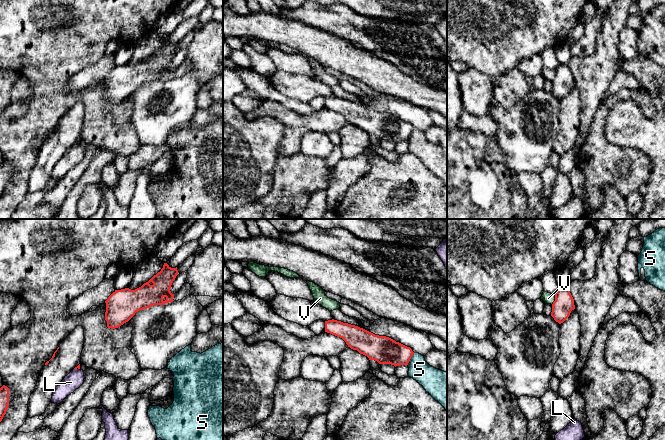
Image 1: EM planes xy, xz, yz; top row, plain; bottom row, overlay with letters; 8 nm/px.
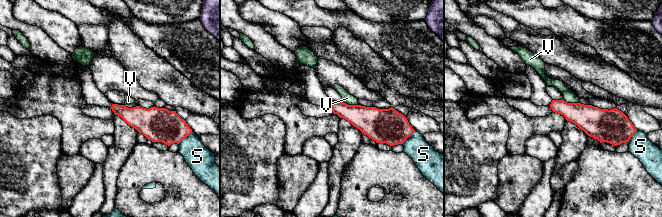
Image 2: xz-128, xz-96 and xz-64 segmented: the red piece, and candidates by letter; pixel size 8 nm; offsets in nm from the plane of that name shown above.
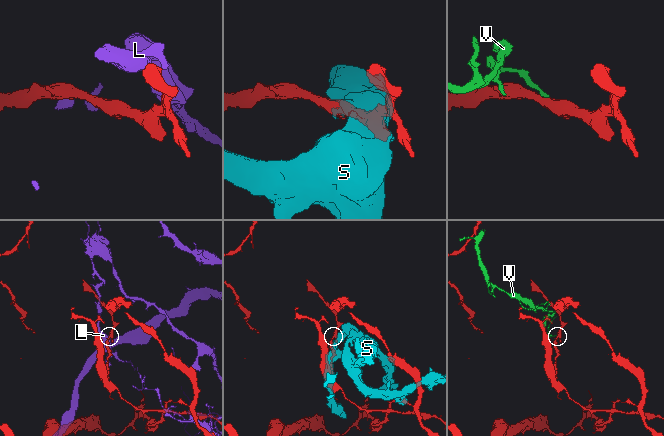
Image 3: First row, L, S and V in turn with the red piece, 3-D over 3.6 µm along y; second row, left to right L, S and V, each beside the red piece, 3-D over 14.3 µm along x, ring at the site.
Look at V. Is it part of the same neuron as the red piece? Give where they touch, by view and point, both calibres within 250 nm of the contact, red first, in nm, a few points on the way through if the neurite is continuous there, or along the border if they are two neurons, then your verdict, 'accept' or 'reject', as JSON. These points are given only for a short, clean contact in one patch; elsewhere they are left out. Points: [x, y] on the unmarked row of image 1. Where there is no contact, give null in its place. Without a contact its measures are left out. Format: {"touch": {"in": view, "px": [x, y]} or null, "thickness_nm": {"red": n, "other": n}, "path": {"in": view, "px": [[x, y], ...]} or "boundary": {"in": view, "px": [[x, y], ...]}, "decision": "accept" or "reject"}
{"touch": {"in": "yz", "px": [555, 75]}, "thickness_nm": {"red": 160, "other": 90}, "boundary": {"in": "yz", "px": [[555, 70], [555, 76], [551, 80]]}, "decision": "reject"}

